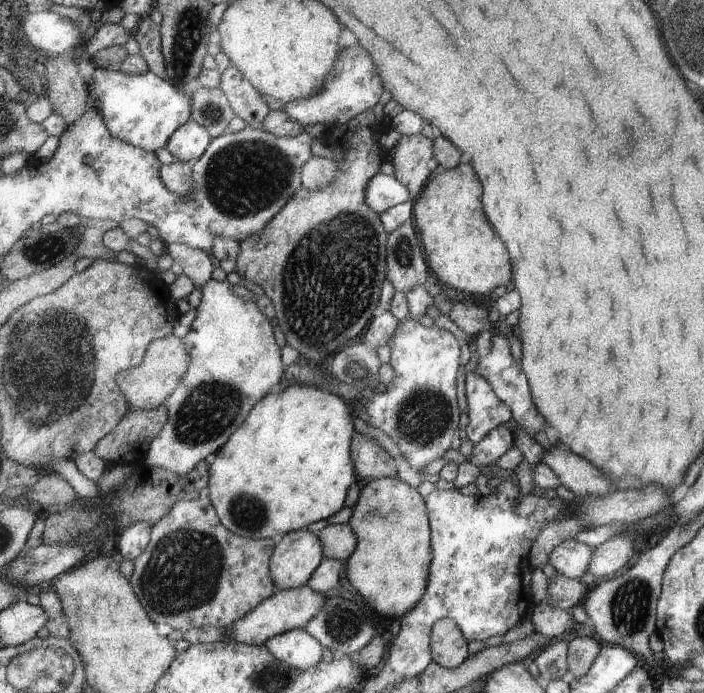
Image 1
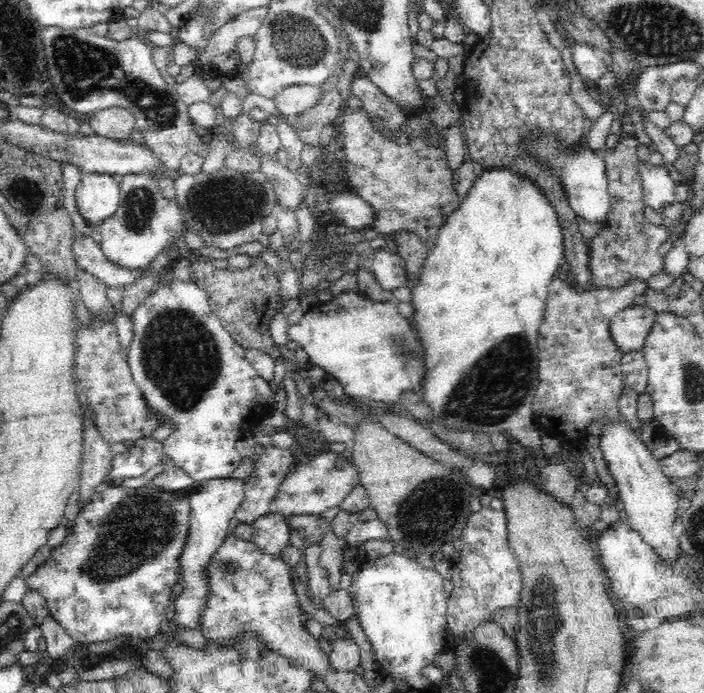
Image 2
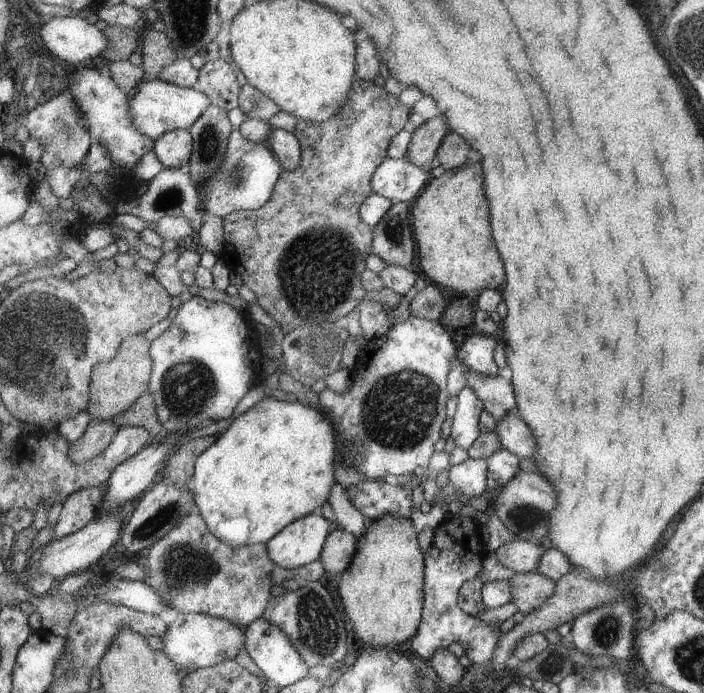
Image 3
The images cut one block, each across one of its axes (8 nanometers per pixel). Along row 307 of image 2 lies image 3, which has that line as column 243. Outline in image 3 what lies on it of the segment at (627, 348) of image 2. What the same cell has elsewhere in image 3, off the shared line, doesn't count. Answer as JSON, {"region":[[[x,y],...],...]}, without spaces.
{"region":[[[179,612],[178,617],[168,625],[168,635],[165,636],[162,649],[179,668],[191,670],[212,667],[226,660],[235,660],[241,649],[246,650],[249,628],[237,626],[233,620],[217,618],[201,613]]]}

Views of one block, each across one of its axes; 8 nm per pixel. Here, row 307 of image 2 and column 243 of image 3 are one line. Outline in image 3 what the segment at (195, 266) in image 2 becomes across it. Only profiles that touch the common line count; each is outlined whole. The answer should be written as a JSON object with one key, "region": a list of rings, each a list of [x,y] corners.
{"region":[[[356,79],[356,83],[353,84],[353,90],[349,92],[347,104],[345,104],[343,110],[337,116],[333,116],[333,118],[329,118],[329,120],[323,122],[300,119],[295,133],[301,142],[301,148],[303,148],[301,168],[297,168],[295,172],[284,170],[284,175],[281,176],[280,182],[277,183],[273,191],[272,199],[263,208],[259,208],[259,210],[253,212],[233,212],[232,215],[226,216],[223,222],[225,230],[223,257],[233,272],[240,275],[242,282],[255,294],[258,304],[275,320],[284,335],[296,333],[296,330],[307,327],[307,322],[311,322],[311,324],[337,322],[337,320],[345,318],[349,312],[356,312],[363,301],[363,297],[368,291],[364,286],[363,275],[368,269],[368,258],[373,253],[374,230],[361,216],[361,207],[364,206],[364,202],[369,196],[374,193],[372,178],[376,174],[377,168],[388,157],[389,144],[392,143],[397,134],[409,127],[408,120],[410,114],[411,110],[405,104],[401,104],[398,96],[389,94],[383,87],[375,86],[375,82],[373,81]]]}

